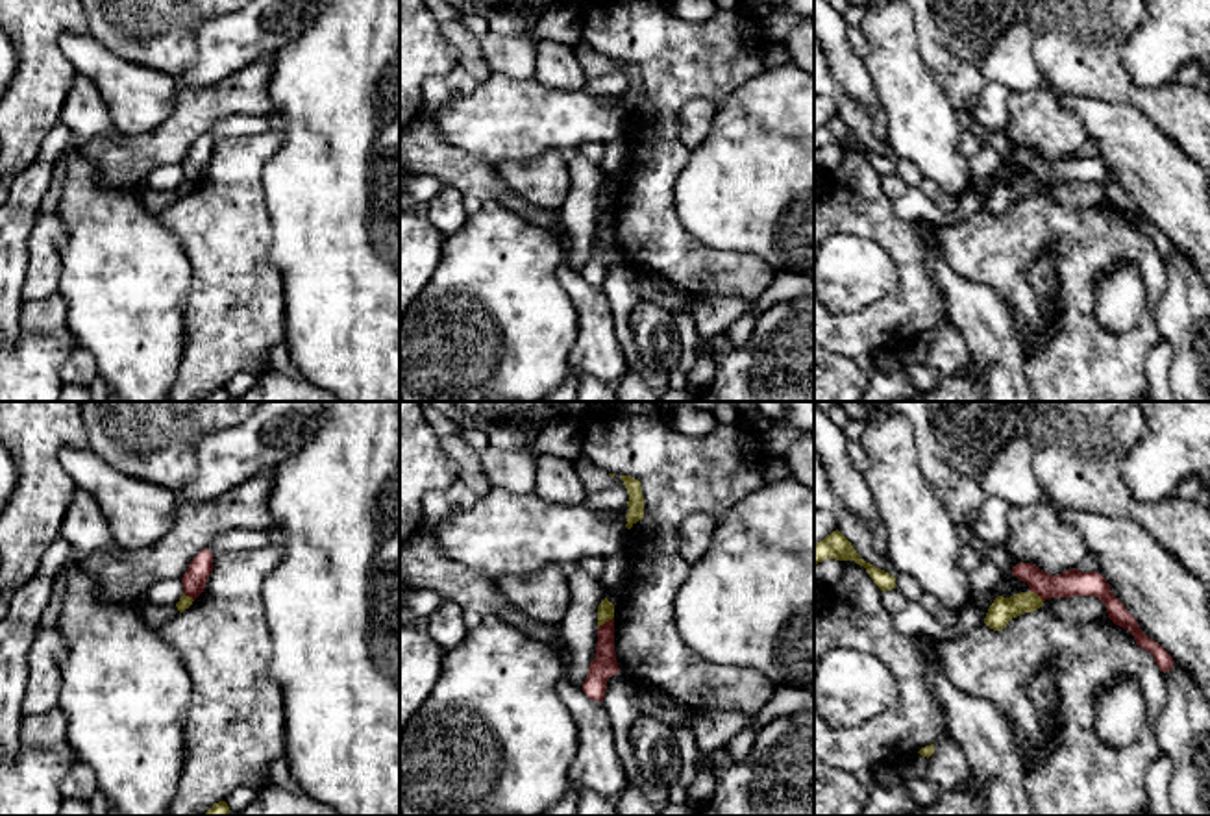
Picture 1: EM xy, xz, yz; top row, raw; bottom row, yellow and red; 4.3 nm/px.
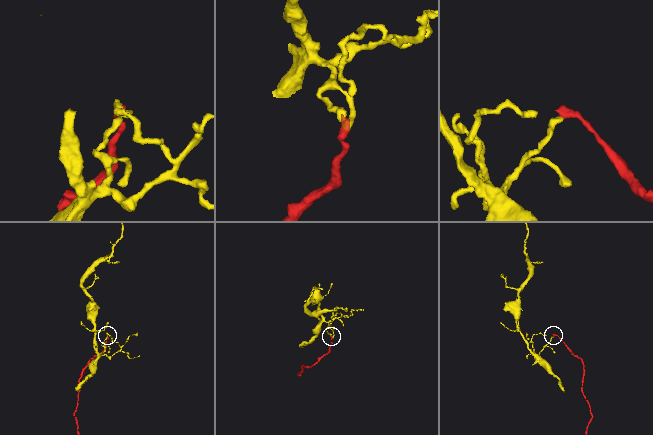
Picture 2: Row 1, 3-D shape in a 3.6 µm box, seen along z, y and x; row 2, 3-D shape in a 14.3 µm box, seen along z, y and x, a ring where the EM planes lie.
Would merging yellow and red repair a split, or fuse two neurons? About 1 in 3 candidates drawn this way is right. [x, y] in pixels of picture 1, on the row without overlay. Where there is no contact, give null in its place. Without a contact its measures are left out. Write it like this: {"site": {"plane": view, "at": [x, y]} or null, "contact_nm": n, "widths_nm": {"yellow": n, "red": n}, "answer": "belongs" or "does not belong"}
{"site": {"plane": "xz", "at": [605, 206]}, "contact_nm": 90, "widths_nm": {"yellow": 80, "red": 110}, "answer": "does not belong"}

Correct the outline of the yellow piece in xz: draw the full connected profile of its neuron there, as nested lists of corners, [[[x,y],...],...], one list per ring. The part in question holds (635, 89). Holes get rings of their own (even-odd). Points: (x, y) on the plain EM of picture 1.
[[[620,61],[620,63],[629,80],[629,87],[627,87],[629,98],[625,100],[625,104],[627,104],[625,113],[631,115],[638,105],[644,104],[642,72],[640,72],[640,67],[631,61]]]

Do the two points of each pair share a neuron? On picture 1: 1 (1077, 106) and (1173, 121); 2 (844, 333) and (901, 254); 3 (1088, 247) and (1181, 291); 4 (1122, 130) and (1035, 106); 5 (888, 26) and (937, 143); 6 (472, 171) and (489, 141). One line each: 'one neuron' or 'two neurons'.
1: two neurons
2: one neuron
3: two neurons
4: two neurons
5: one neuron
6: two neurons

